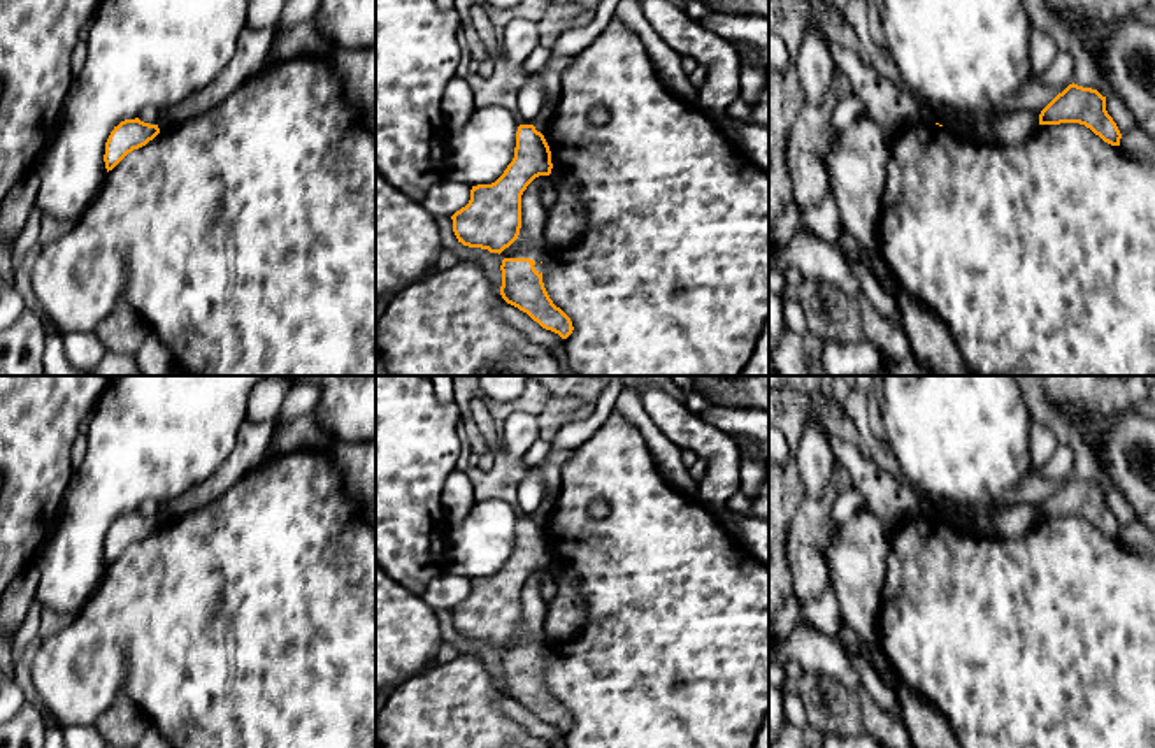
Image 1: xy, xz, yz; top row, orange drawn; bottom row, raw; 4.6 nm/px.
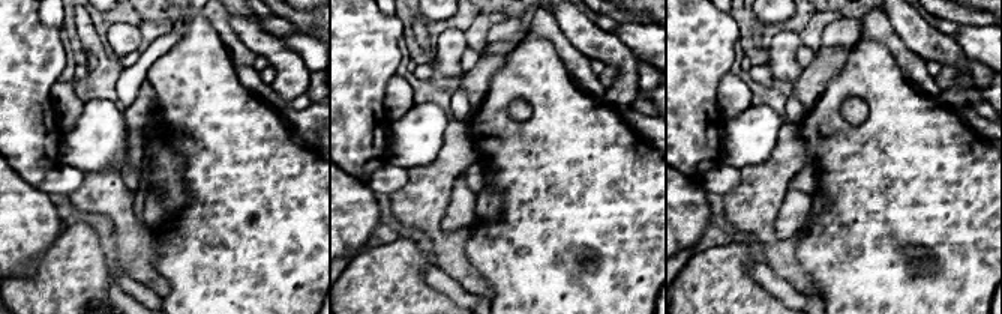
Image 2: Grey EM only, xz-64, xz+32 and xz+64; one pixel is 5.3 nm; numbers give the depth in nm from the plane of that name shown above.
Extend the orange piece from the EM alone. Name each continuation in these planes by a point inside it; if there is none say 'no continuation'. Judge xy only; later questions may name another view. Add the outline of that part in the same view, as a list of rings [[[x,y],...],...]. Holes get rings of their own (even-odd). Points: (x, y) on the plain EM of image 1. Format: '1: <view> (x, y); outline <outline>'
no continuation

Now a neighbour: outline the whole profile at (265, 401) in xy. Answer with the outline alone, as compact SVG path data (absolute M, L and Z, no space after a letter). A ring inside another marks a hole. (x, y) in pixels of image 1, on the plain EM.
M265 376L248 400L248 418L255 423L274 421L288 393L286 376Z

